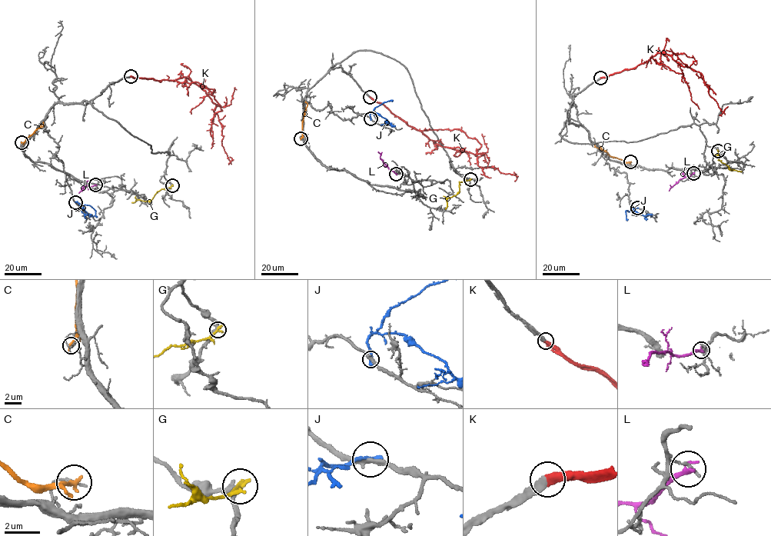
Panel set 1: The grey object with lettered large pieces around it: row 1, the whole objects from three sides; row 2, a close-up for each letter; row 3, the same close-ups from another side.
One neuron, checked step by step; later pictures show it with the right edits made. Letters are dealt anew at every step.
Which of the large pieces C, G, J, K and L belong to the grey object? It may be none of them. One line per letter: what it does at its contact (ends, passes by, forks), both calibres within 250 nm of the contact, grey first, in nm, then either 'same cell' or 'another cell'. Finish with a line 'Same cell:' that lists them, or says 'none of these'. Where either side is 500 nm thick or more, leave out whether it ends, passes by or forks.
C: it ends | 150/280 nm | another cell
G: it ends | 320/320 nm | another cell
J: it ends | 280/240 nm | another cell
K: it ends | 360/440 nm | same cell
L: it ends | 180/320 nm | another cell
Same cell: K

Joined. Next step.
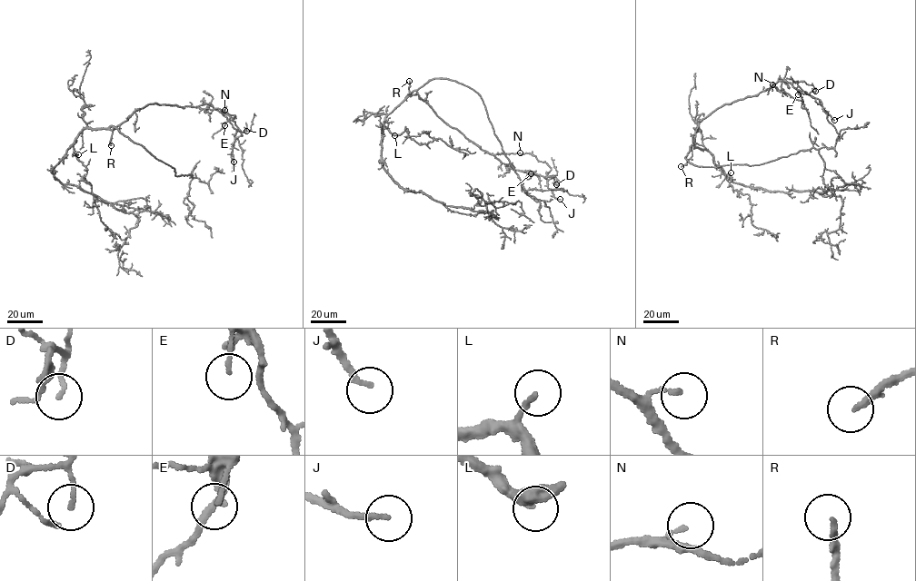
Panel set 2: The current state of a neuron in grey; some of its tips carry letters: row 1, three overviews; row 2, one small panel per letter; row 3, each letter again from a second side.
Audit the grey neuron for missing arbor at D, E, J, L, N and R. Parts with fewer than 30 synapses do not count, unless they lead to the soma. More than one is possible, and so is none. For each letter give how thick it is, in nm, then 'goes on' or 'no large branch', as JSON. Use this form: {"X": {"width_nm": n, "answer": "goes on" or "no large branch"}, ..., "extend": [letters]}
{"D": {"width_nm": 120, "answer": "no large branch"}, "E": {"width_nm": 120, "answer": "no large branch"}, "J": {"width_nm": 190, "answer": "no large branch"}, "L": {"width_nm": 160, "answer": "goes on"}, "N": {"width_nm": 130, "answer": "no large branch"}, "R": {"width_nm": 190, "answer": "goes on"}, "extend": ["L", "R"]}

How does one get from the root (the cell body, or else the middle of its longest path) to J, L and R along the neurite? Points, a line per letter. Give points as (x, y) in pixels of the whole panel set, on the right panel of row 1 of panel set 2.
J: (706, 150), (693, 148), (699, 121), (779, 81), (818, 99), (834, 120)
L: (706, 150), (711, 152), (721, 172), (731, 172)
R: (706, 150), (691, 144), (691, 156), (681, 166)

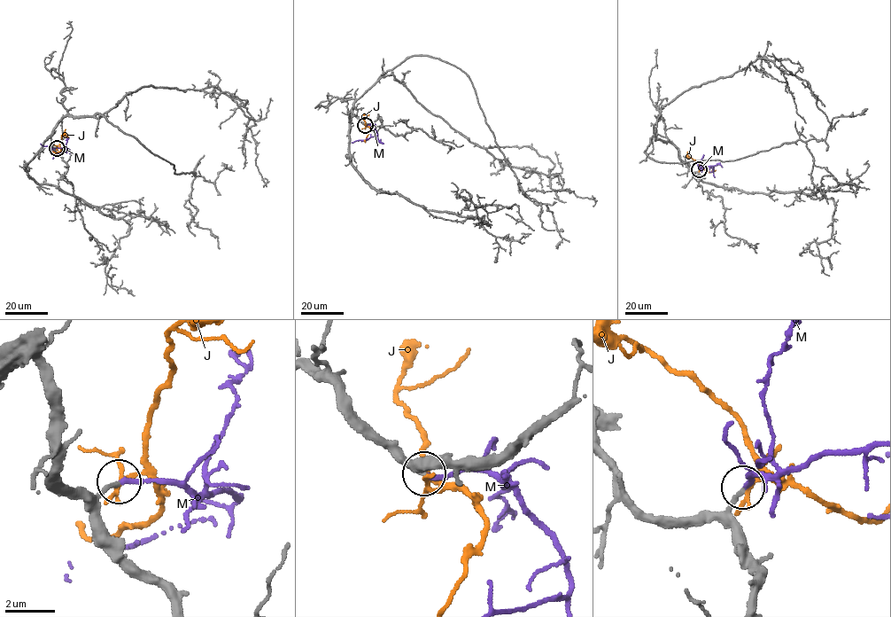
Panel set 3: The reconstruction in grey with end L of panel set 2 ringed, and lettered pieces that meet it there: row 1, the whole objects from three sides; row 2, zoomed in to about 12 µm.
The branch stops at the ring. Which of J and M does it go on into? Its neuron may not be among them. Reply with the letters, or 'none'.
M

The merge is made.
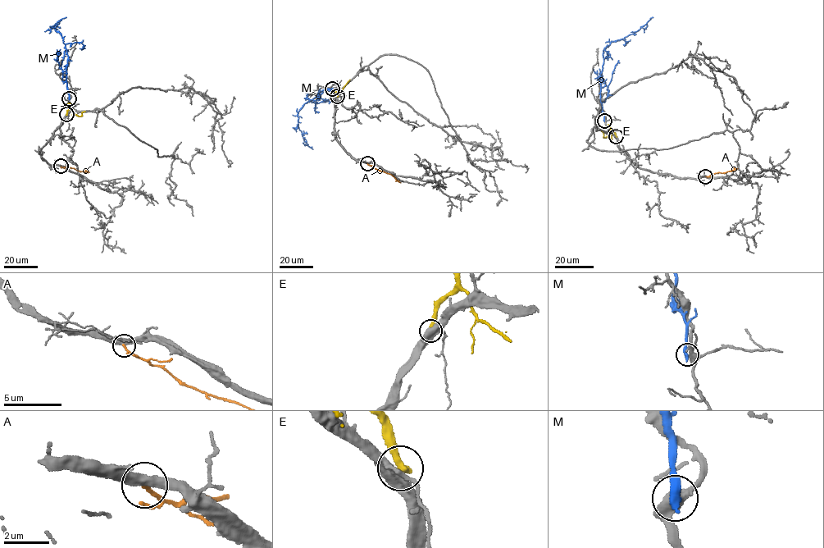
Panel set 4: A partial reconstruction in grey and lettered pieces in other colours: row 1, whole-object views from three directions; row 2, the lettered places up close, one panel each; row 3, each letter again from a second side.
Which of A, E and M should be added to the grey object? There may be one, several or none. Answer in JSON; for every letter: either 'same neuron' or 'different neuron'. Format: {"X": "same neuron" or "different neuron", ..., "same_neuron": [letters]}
{"A": "different neuron", "E": "different neuron", "M": "different neuron", "same_neuron": []}

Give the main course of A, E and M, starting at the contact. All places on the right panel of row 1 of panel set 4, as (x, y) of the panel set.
A: (706, 176), (737, 168)
E: (616, 136), (610, 130), (611, 134), (604, 138), (601, 130)
M: (604, 121), (599, 81), (603, 50), (613, 41), (634, 34), (653, 17)

